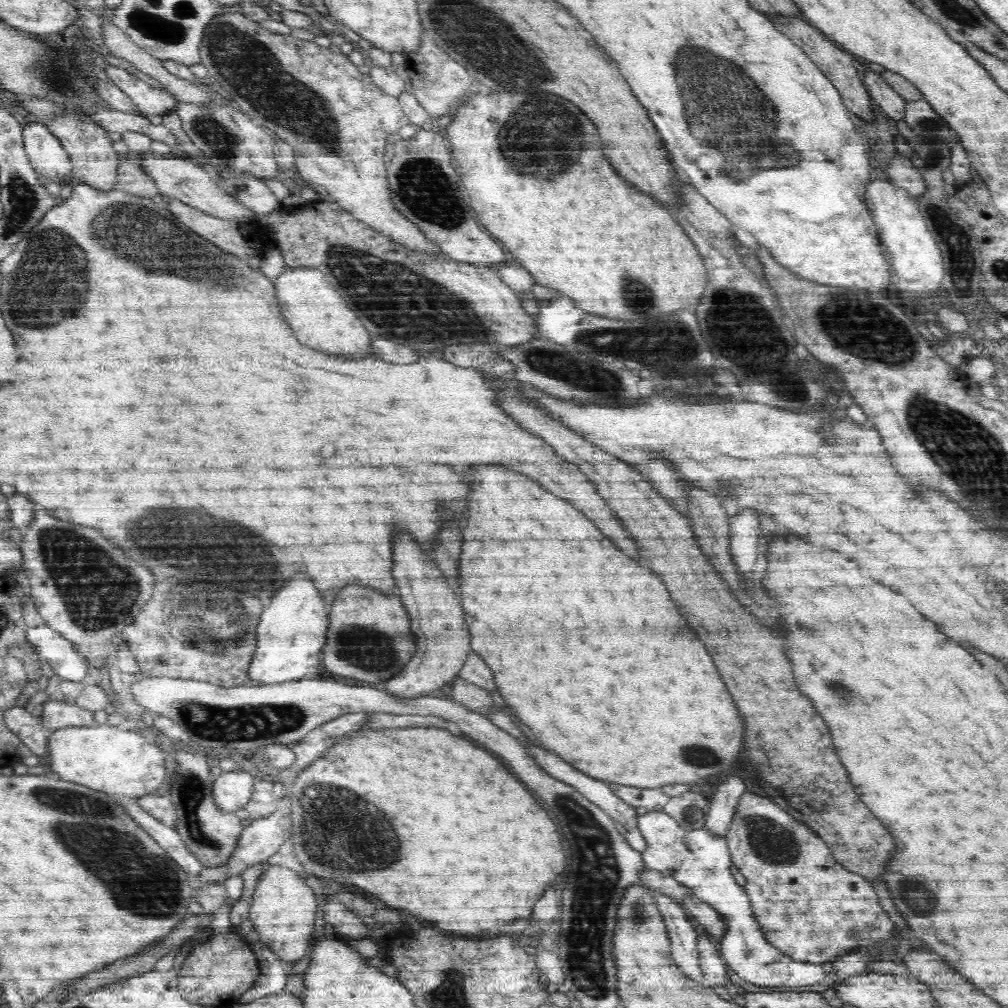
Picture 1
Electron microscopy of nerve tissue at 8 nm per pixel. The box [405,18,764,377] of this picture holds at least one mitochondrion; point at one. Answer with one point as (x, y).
(529, 144)

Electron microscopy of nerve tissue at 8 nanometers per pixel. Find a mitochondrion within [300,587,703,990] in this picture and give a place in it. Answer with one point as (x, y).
(362, 649)

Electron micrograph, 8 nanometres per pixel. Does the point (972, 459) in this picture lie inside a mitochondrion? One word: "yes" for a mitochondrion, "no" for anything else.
yes

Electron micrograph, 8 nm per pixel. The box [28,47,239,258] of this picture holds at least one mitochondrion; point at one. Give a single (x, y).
(60, 79)

